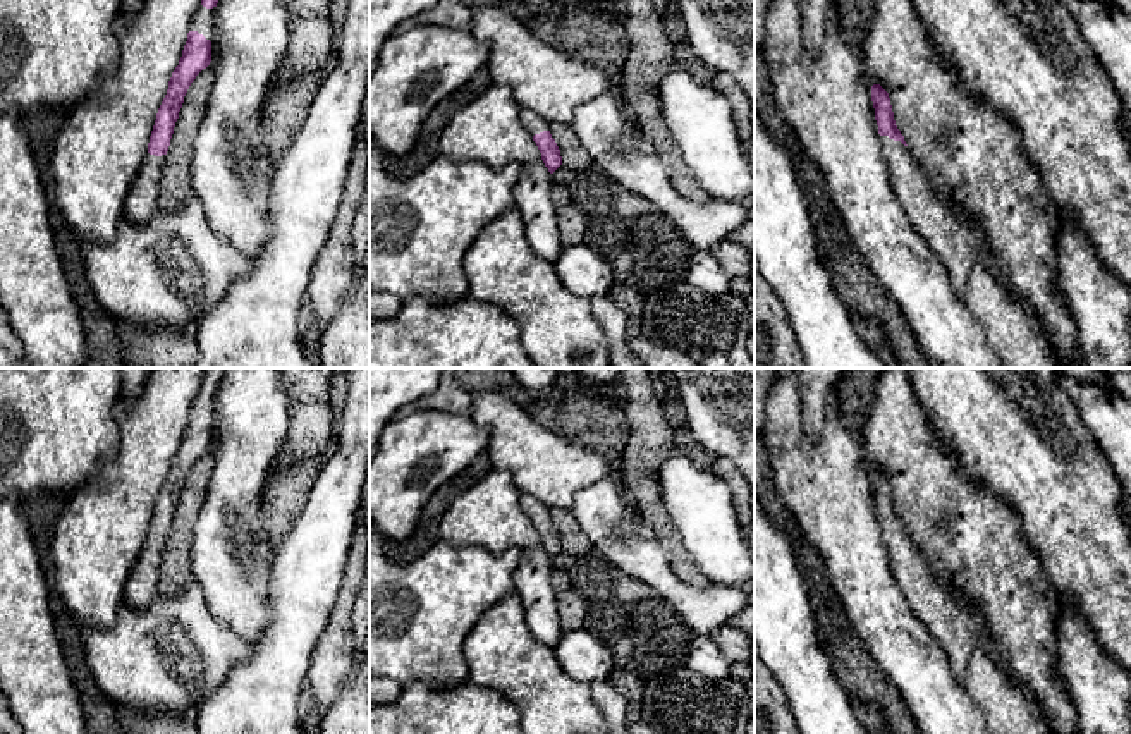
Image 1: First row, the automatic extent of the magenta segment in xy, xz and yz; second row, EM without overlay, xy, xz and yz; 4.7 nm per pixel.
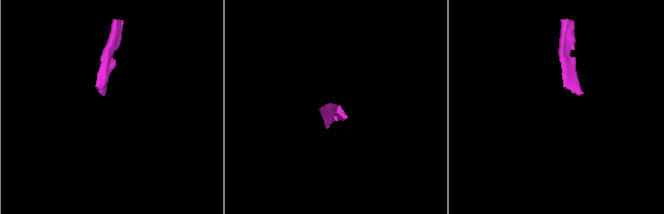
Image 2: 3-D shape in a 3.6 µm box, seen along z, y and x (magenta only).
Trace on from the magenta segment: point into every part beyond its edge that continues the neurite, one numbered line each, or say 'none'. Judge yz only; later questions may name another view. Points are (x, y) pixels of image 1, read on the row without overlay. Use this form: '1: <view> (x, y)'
1: yz (949, 619)

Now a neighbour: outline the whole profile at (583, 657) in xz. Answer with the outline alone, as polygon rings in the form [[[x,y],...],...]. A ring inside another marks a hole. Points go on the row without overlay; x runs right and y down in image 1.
[[[583,627],[566,631],[553,653],[564,672],[579,682],[607,681],[615,669],[608,646]]]

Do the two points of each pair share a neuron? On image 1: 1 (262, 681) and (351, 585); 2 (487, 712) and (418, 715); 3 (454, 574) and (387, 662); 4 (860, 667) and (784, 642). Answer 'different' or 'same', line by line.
1: different
2: same
3: same
4: different

